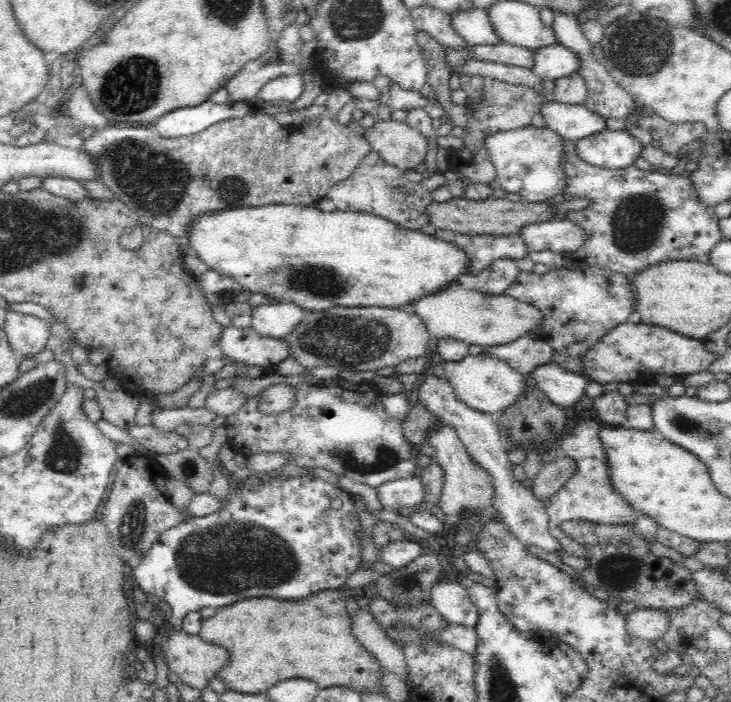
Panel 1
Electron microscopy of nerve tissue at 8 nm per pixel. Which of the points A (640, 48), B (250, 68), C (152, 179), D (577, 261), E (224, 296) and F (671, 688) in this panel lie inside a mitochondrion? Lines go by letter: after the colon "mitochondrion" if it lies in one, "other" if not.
A: mitochondrion
B: other
C: mitochondrion
D: other
E: mitochondrion
F: other

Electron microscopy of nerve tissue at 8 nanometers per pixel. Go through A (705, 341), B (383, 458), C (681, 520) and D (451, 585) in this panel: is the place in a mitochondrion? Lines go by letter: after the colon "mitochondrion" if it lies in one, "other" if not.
A: other
B: mitochondrion
C: other
D: other

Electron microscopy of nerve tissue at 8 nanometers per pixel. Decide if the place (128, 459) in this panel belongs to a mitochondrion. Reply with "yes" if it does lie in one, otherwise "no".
no

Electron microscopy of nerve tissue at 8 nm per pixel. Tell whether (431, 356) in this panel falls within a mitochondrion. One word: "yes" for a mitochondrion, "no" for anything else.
no

